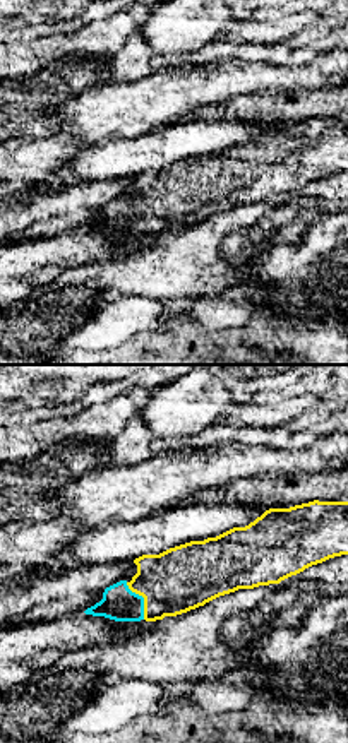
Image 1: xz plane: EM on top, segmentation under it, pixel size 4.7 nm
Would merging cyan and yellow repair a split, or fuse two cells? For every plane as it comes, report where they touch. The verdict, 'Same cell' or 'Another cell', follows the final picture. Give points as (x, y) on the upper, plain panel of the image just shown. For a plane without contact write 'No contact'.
Touches cyan at (143, 216)

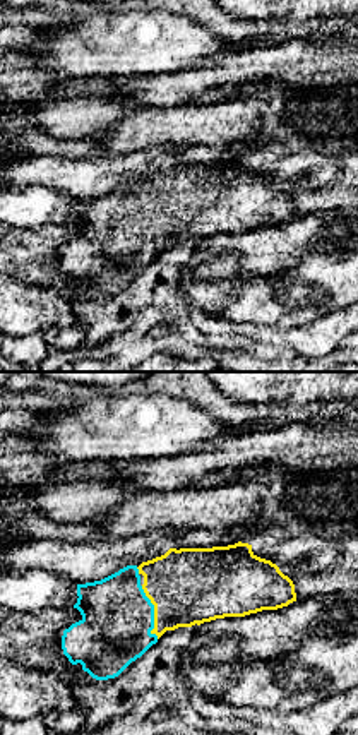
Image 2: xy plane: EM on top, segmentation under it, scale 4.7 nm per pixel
Touches cyan at (153, 228)

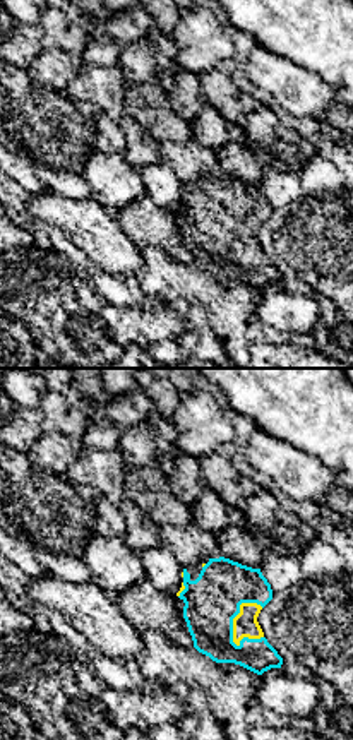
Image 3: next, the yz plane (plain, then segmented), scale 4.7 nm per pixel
Touches cyan at (235, 232)

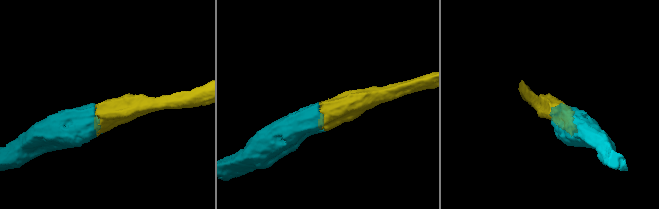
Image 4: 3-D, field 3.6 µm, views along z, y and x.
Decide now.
Same cell

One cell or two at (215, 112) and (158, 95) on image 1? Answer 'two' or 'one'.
two

